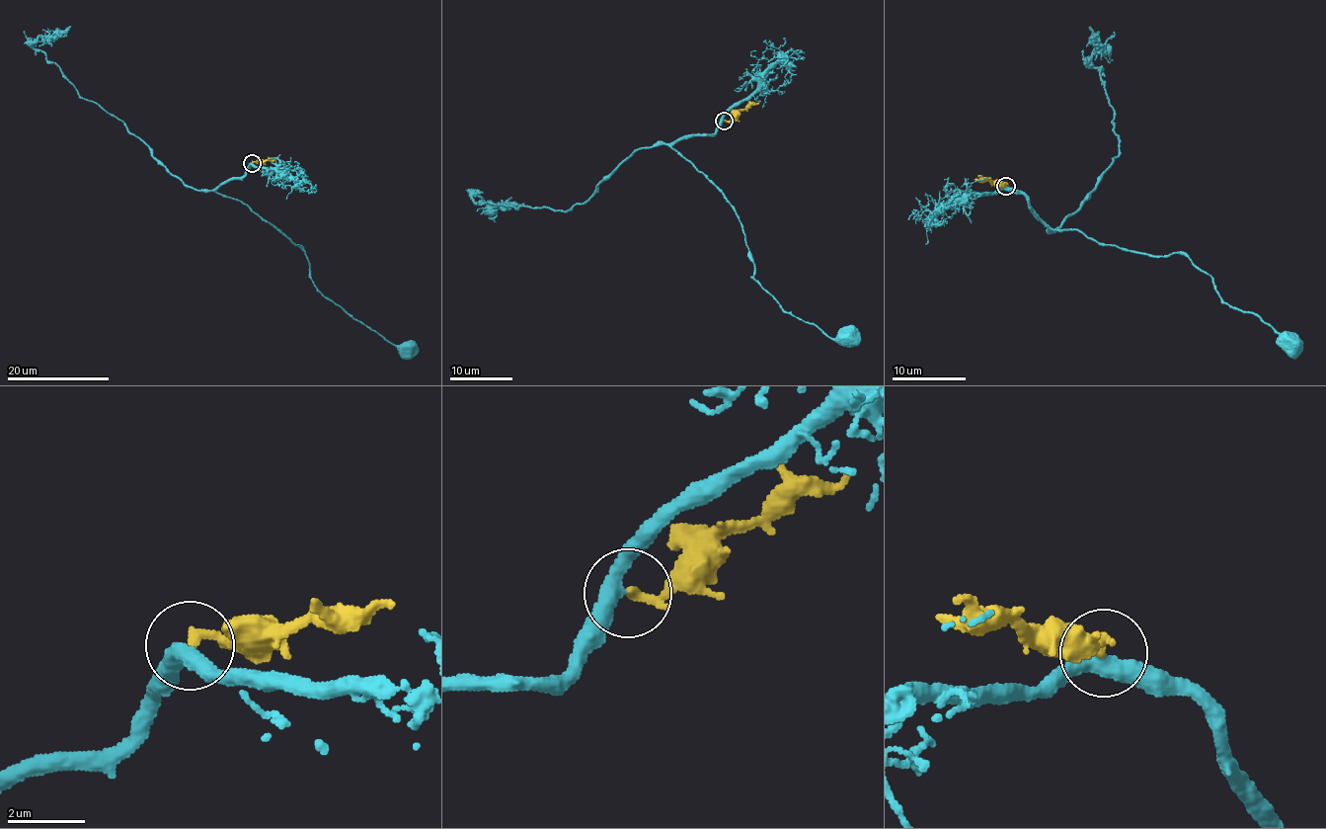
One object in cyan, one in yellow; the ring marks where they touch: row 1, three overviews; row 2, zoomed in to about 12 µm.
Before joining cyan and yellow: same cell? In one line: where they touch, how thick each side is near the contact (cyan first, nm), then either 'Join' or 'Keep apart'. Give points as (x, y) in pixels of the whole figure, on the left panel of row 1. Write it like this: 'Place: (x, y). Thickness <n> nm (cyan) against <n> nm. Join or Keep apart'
Place: (252, 163). Thickness 400 nm (cyan) against 240 nm. Keep apart

